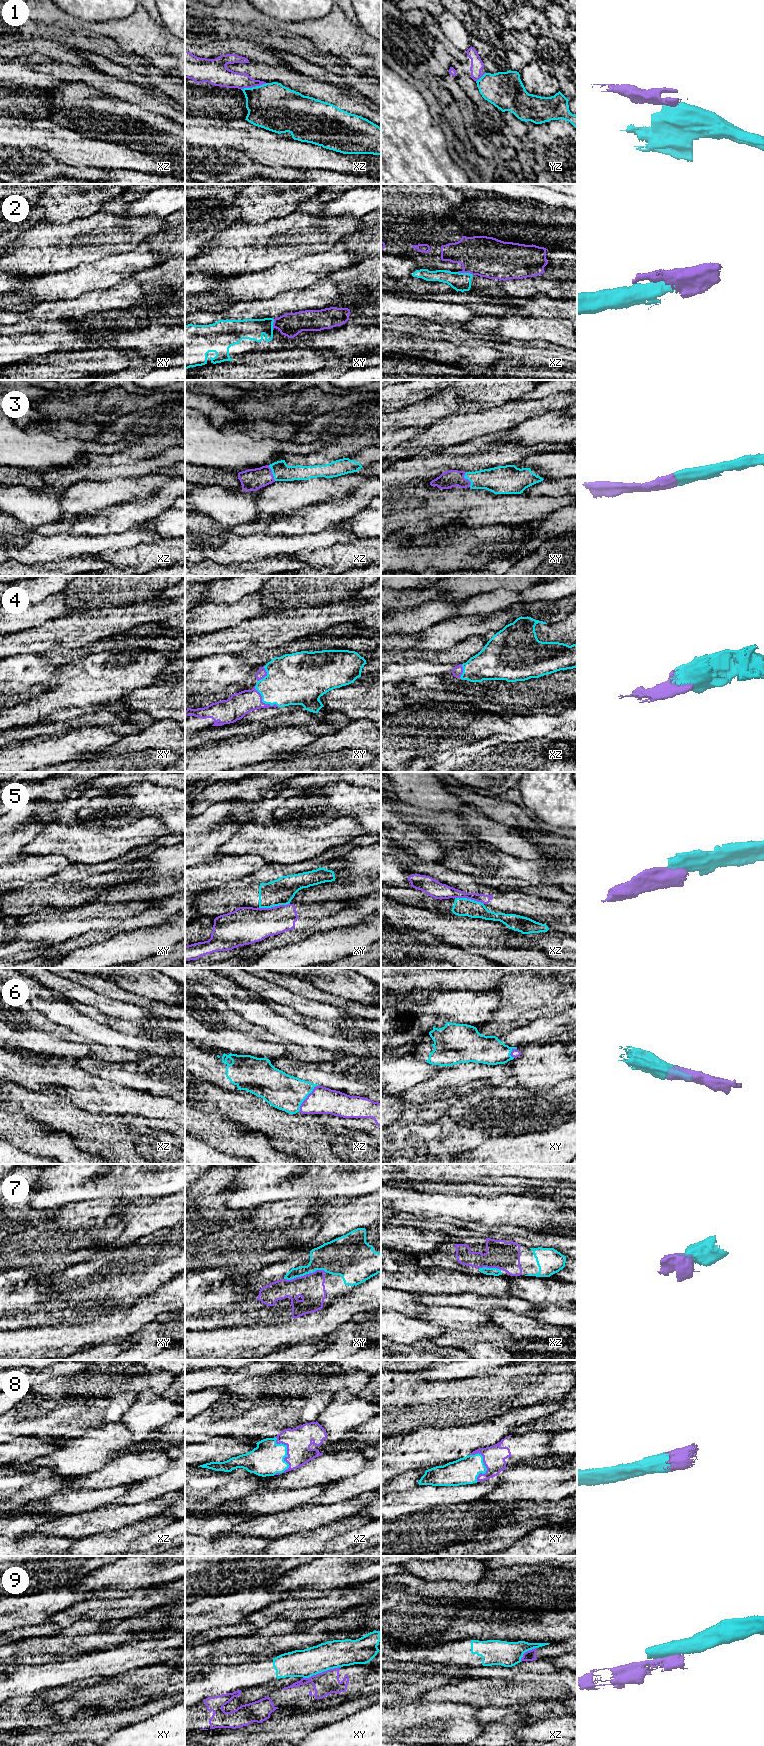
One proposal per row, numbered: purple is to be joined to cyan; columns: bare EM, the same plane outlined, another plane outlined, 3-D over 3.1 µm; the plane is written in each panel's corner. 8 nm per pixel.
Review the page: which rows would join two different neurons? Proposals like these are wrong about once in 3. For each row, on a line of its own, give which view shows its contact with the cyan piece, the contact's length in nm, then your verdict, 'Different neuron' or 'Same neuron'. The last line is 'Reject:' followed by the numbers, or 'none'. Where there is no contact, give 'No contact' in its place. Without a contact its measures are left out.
1: Touches cyan in xz. Shared border 220 nm. Different neuron
2: Touches cyan in xz. Shared border 120 nm. Different neuron
3: Touches cyan in xy. Shared border 130 nm. Same neuron
4: Touches cyan in xy. Shared border 260 nm. Same neuron
5: Touches cyan in xy. Shared border 260 nm. Different neuron
6: Touches cyan in xz. Shared border 280 nm. Same neuron
7: Touches cyan in xy. Shared border 340 nm. Same neuron
8: Touches cyan in xz. Shared border 300 nm. Same neuron
9: Touches cyan in xy. Shared border 320 nm. Different neuron
Reject: 1, 2, 5, 9

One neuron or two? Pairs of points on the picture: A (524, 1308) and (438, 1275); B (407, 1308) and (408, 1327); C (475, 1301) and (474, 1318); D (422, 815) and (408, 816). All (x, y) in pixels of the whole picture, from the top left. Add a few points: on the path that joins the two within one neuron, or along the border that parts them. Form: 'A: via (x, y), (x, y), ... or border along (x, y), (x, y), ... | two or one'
A: border along (466, 1291), (485, 1296), (505, 1296) | two
B: border along (391, 1311), (397, 1311), (416, 1318) | two
C: border along (452, 1306), (478, 1310) | two
D: via (419, 816), (411, 816) | one

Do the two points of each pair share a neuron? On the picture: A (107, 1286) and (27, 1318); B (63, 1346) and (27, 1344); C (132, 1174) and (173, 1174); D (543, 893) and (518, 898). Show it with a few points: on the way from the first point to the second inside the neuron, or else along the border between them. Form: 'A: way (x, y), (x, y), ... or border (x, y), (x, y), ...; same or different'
A: way (87, 1304), (77, 1314), (65, 1314), (47, 1318); same
B: way (54, 1344), (36, 1344); same
C: way (142, 1174), (154, 1176), (156, 1174), (163, 1174); same
D: border (510, 891), (521, 891), (546, 900); different

